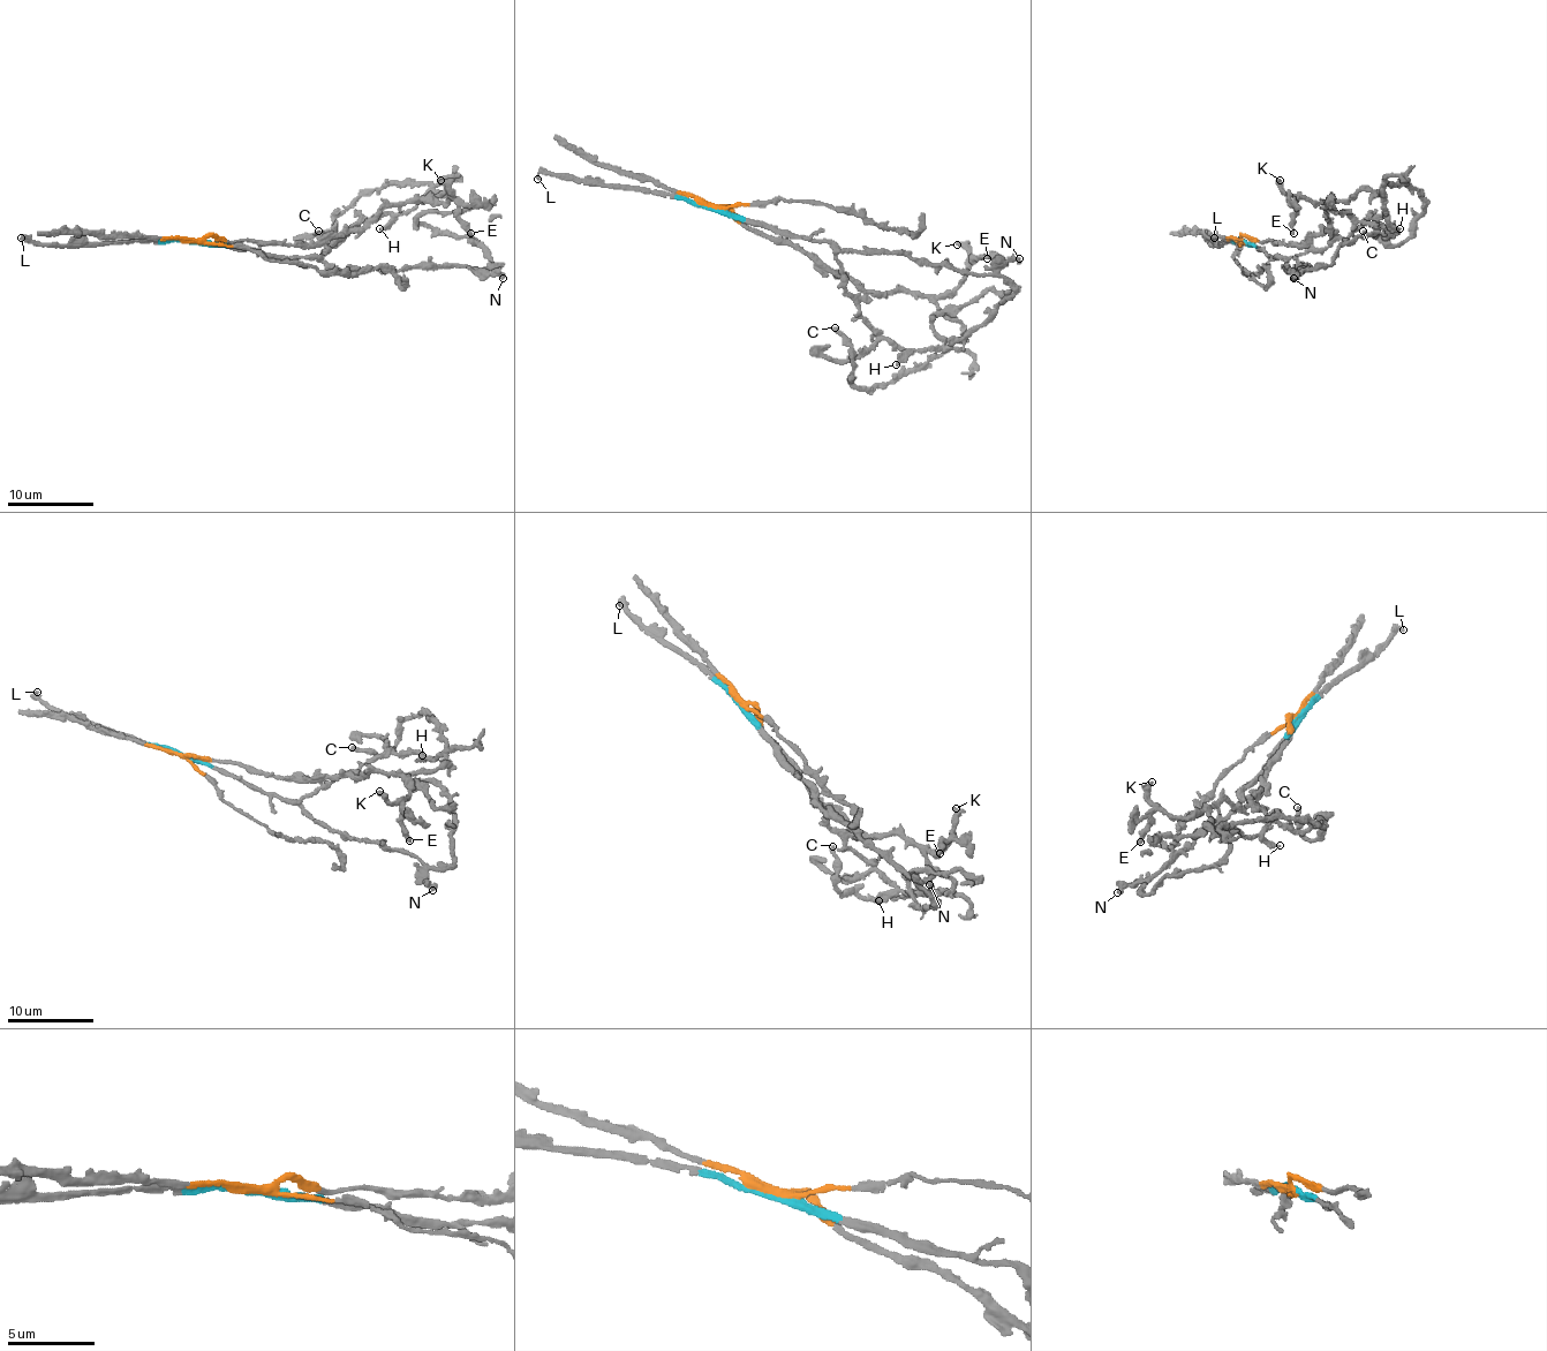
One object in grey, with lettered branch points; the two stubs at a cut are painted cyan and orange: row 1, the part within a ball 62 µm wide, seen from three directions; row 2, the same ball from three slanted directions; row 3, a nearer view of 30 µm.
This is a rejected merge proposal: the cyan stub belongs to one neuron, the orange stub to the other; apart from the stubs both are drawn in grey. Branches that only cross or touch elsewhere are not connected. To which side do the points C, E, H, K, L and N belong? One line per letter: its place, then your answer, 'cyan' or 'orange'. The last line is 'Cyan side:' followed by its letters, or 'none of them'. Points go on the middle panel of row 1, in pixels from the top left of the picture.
C: at (835, 327); orange
E: at (987, 258); orange
H: at (896, 364); cyan
K: at (957, 244); orange
L: at (537, 179); cyan
N: at (1019, 258); cyan
Cyan side: H, L, N

